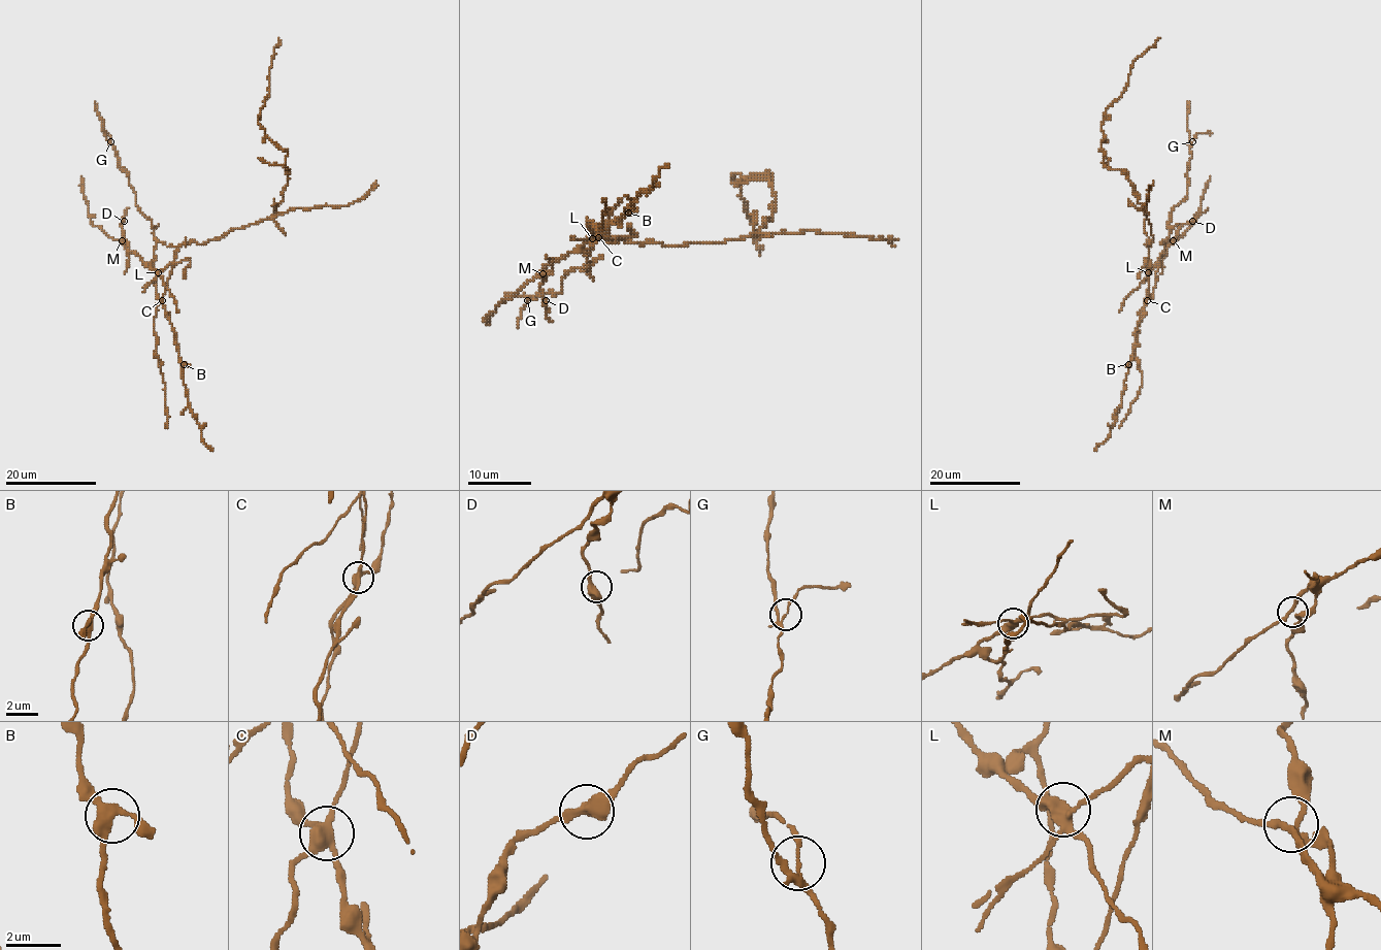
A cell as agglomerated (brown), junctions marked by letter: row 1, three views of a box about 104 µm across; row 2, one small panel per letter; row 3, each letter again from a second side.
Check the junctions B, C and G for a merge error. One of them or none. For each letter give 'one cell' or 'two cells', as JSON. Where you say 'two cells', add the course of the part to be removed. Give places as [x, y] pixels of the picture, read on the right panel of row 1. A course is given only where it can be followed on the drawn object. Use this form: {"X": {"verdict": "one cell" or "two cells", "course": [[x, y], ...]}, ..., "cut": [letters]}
{"B": {"verdict": "one cell"}, "C": {"verdict": "two cells", "course": [[1147, 300], [1147, 216], [1127, 175], [1103, 163], [1100, 146], [1105, 111], [1132, 62], [1159, 38]]}, "G": {"verdict": "one cell"}, "cut": ["C"]}

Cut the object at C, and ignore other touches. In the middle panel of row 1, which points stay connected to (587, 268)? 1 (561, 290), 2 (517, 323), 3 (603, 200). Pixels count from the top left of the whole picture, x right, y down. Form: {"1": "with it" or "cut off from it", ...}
{"1": "with it", "2": "with it", "3": "cut off from it"}

